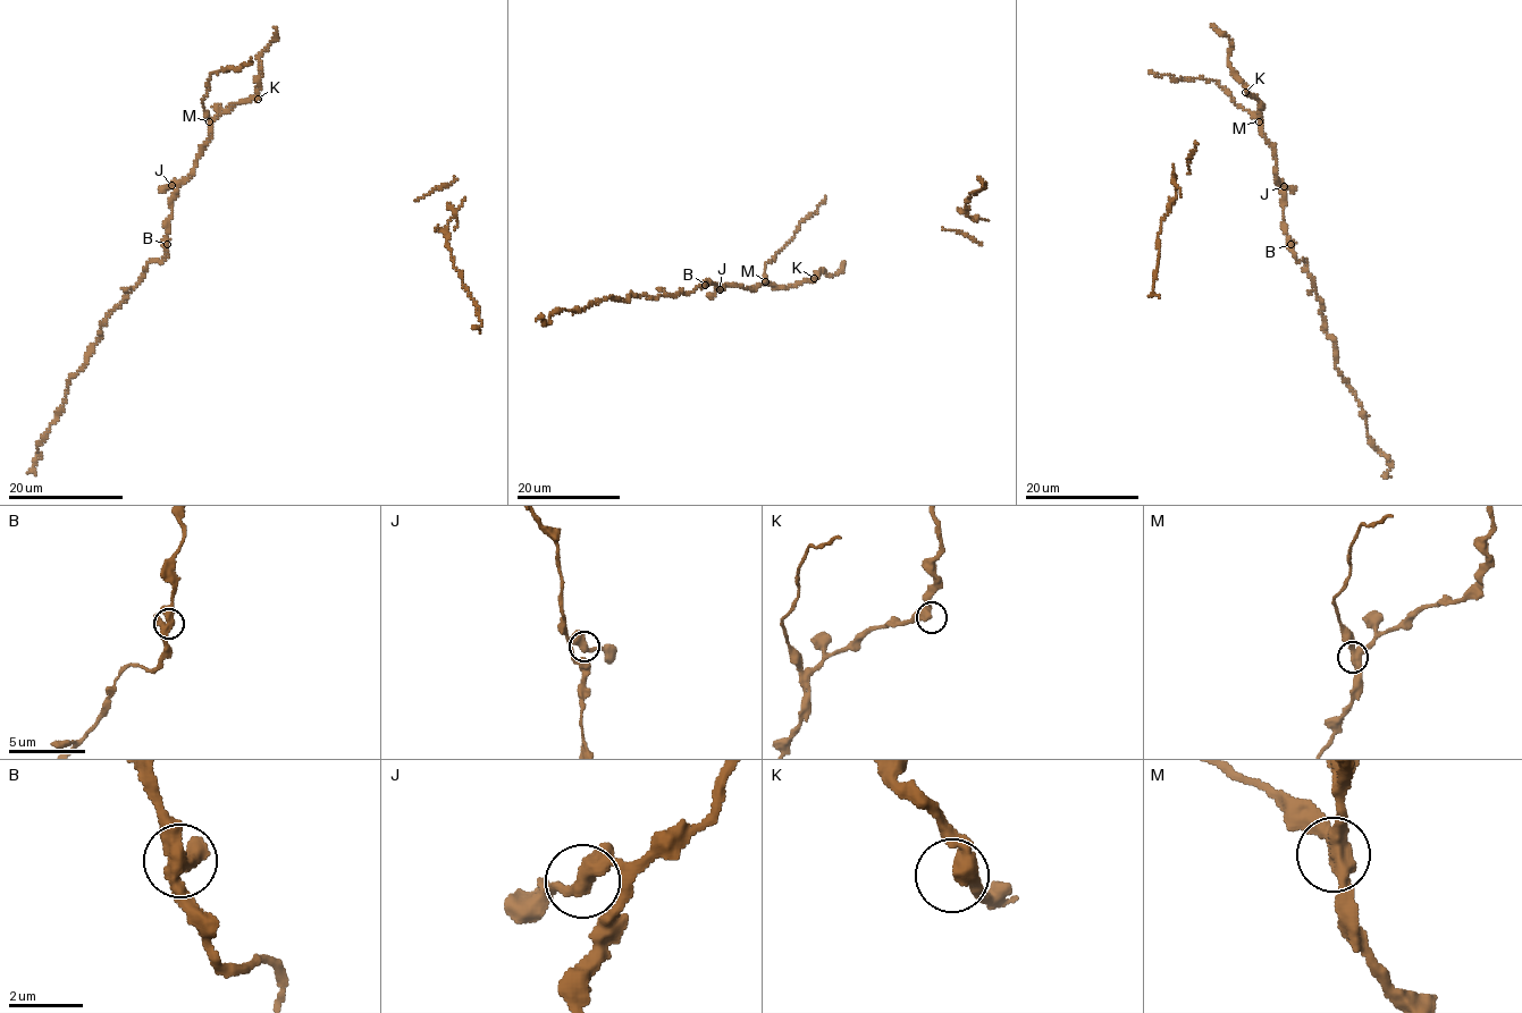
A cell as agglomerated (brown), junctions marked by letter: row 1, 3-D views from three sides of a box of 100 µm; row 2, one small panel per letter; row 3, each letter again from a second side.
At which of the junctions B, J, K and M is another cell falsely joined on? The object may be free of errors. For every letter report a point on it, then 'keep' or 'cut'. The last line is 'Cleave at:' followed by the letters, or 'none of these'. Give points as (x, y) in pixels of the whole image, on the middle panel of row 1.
B: place (705, 285); keep
J: place (720, 289); keep
K: place (814, 278); keep
M: place (765, 281); cut
Cleave at: M

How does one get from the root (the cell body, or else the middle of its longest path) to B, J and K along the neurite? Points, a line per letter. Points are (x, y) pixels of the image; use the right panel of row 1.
B: (1261, 118), (1261, 134), (1272, 146), (1276, 158), (1278, 191), (1284, 195), (1285, 233), (1291, 244)
J: (1261, 118), (1261, 134), (1272, 146), (1278, 183), (1284, 186)
K: (1261, 118), (1258, 99), (1245, 92)

